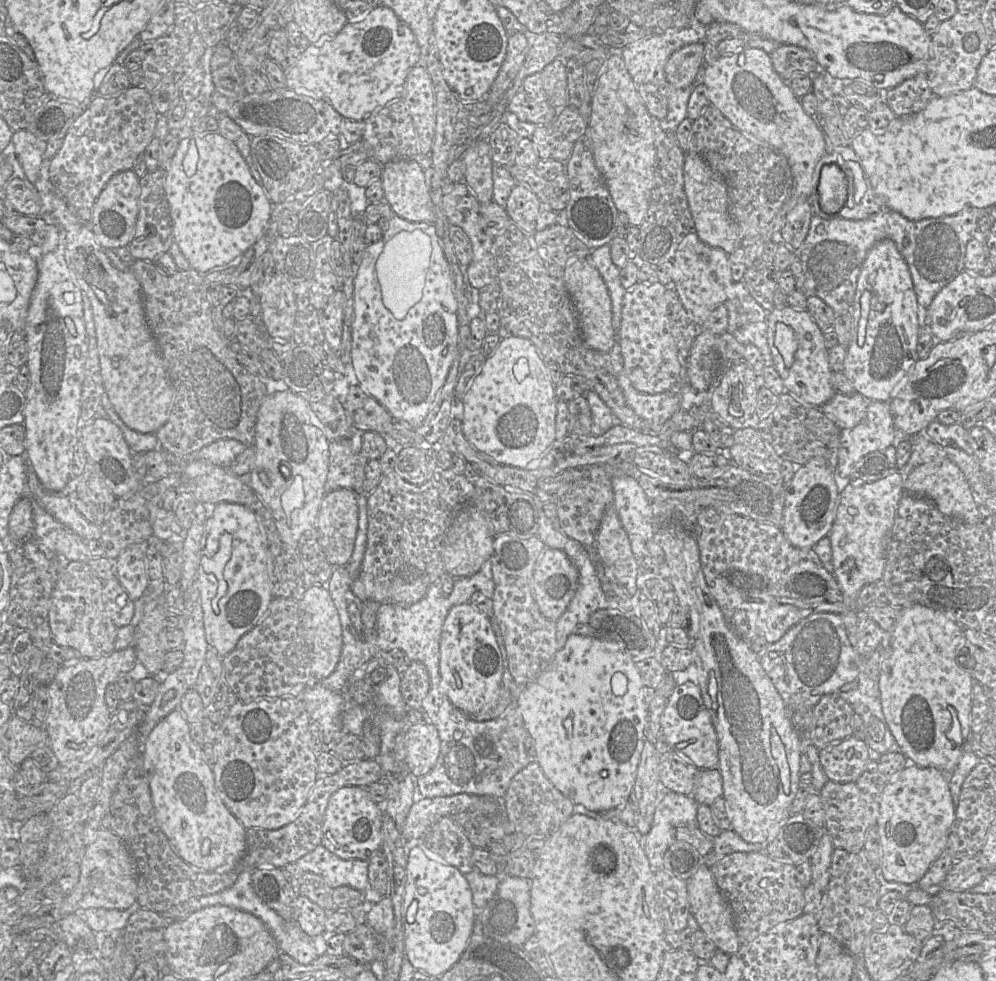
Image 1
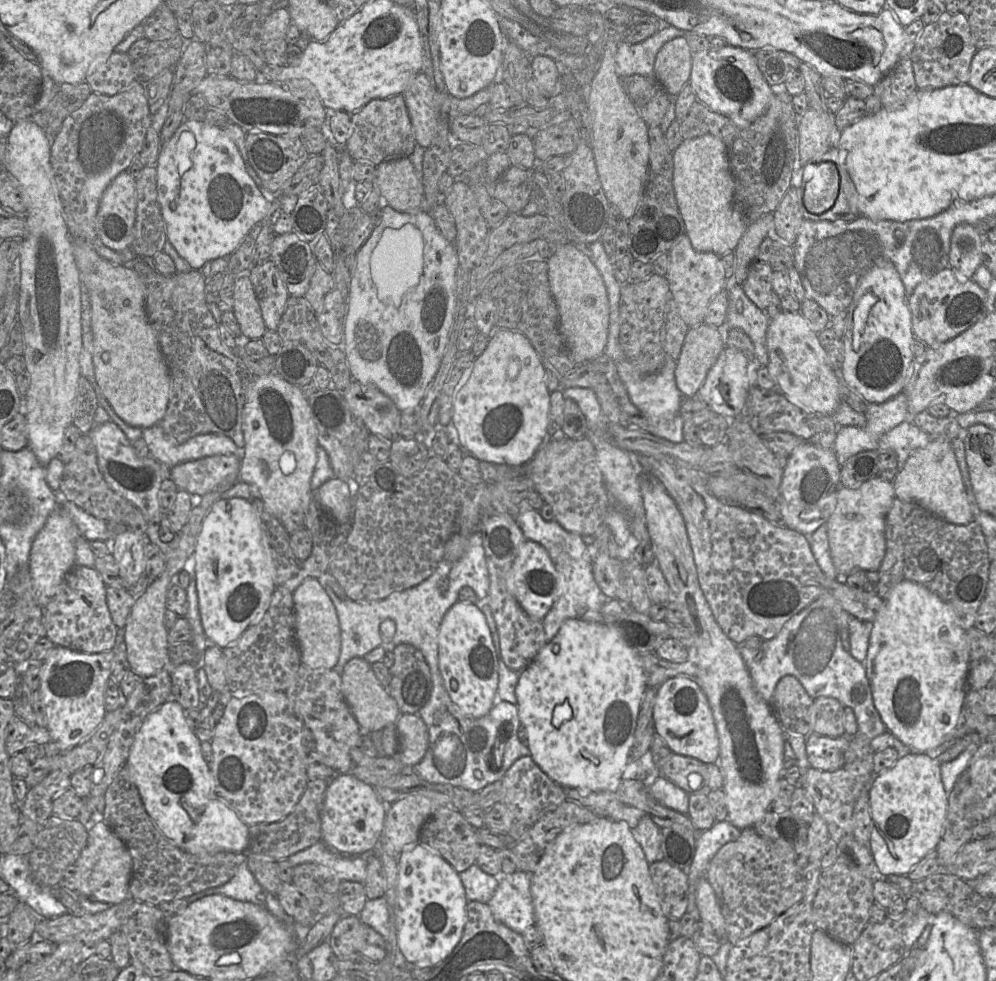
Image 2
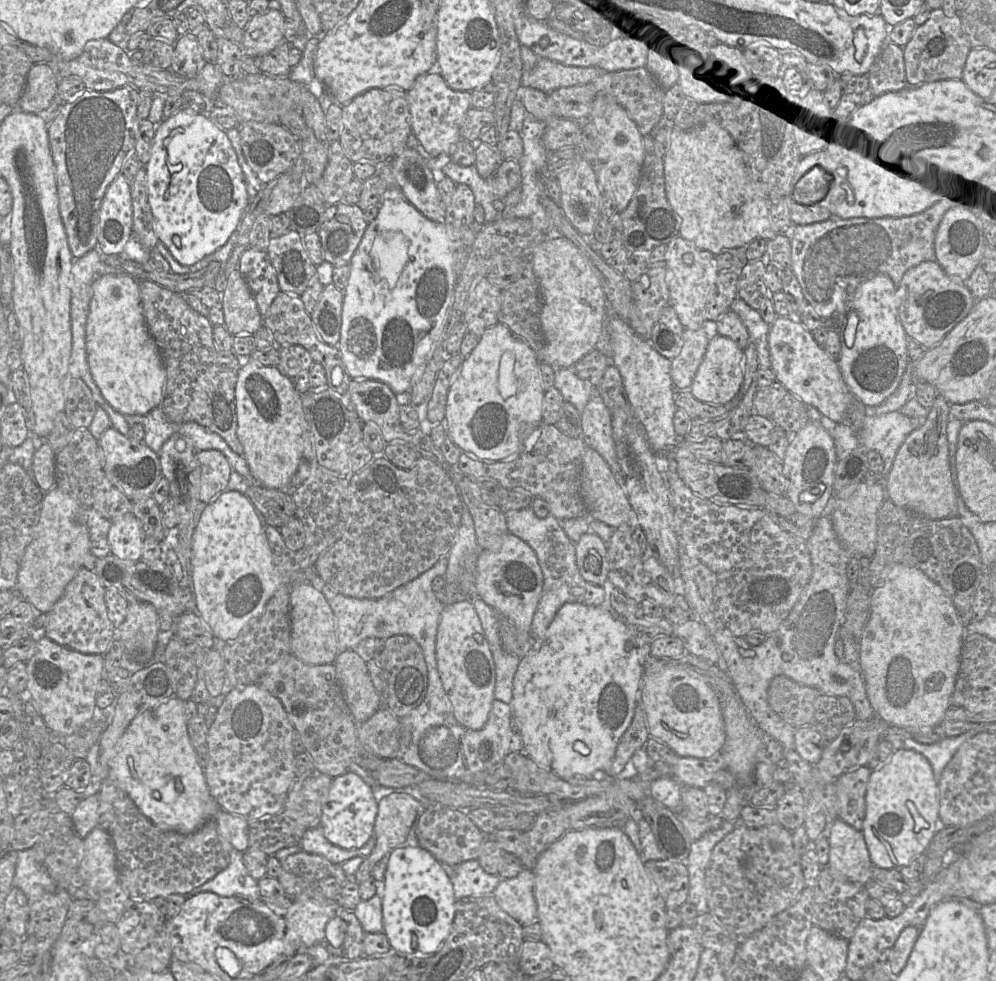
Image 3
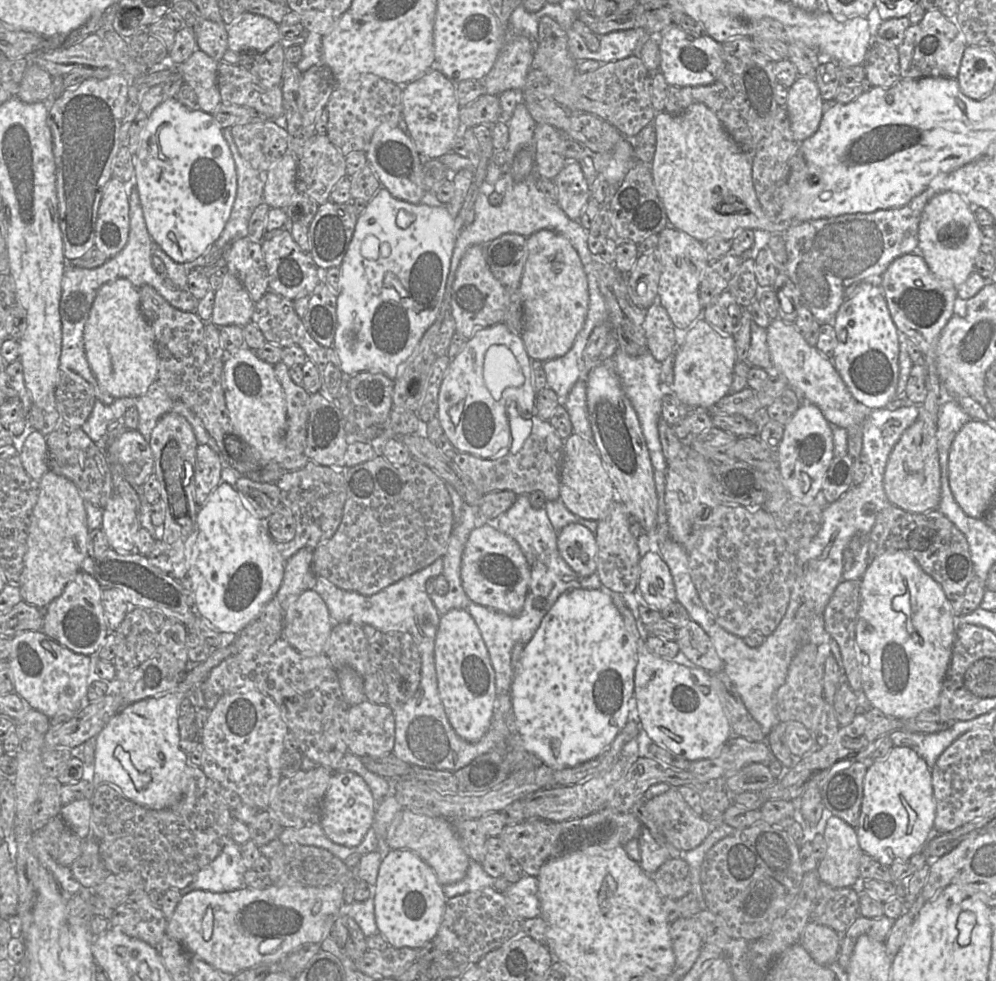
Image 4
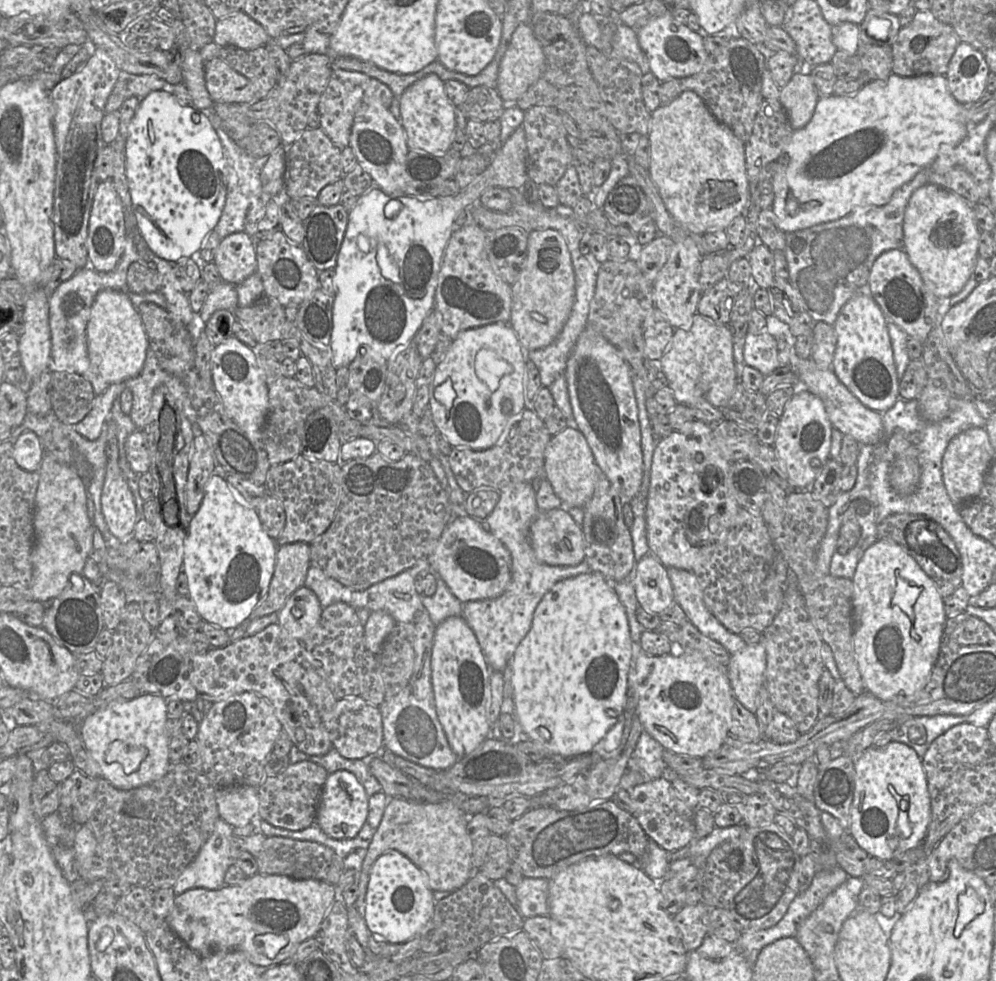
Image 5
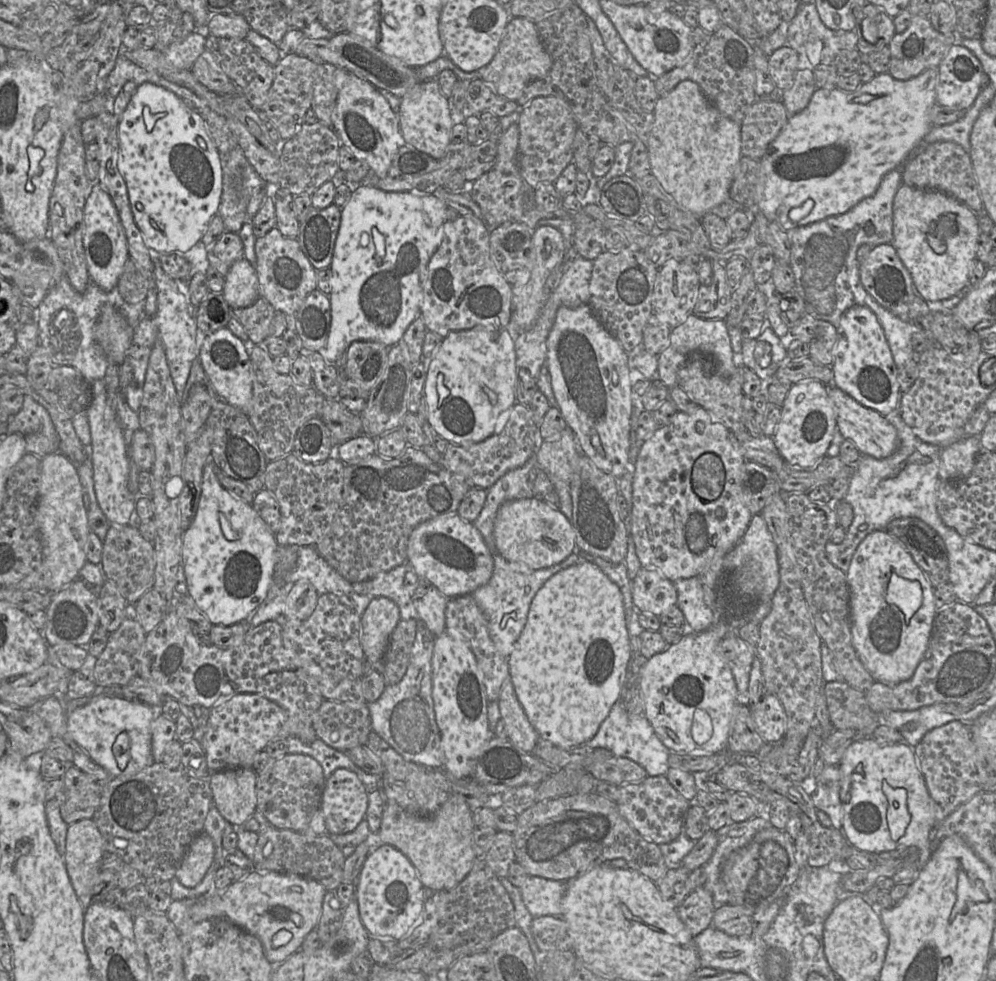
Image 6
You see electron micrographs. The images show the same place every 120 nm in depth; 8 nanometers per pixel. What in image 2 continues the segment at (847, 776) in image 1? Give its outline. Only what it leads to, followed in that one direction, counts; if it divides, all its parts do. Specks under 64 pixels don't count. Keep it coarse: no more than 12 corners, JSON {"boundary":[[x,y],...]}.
{"boundary":[[806,736],[812,768],[833,772],[845,765],[849,737]]}

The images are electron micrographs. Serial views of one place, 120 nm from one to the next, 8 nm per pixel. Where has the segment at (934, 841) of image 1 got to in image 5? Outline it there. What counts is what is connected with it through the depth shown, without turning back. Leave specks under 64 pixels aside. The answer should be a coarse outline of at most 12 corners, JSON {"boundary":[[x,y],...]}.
{"boundary":[[891,741],[855,759],[847,832],[889,861],[923,842],[922,759]]}

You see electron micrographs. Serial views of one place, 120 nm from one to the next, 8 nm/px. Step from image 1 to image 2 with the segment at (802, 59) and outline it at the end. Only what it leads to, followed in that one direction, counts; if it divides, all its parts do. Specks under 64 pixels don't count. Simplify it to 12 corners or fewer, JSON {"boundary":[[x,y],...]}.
{"boundary":[[771,46],[753,51],[770,86],[783,84],[801,60]]}

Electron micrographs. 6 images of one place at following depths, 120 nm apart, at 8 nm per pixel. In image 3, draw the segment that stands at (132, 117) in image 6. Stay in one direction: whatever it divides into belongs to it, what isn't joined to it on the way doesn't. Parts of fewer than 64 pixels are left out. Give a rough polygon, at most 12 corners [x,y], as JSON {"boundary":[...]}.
{"boundary":[[184,109],[147,171],[182,265],[225,245],[250,204],[226,131]]}

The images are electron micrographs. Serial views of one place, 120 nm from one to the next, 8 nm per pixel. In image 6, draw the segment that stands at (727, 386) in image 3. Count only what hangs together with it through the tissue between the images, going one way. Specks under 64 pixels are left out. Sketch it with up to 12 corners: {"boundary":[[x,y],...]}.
{"boundary":[[691,314],[658,355],[658,379],[678,386],[694,353],[710,356],[724,377],[737,368],[725,320]]}

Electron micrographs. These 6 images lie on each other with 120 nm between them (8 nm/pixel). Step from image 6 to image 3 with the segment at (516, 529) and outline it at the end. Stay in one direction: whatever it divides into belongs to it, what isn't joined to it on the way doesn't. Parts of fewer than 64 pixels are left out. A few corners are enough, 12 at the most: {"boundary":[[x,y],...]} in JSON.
{"boundary":[[587,532],[575,543],[576,564],[589,583],[608,580],[607,544]]}

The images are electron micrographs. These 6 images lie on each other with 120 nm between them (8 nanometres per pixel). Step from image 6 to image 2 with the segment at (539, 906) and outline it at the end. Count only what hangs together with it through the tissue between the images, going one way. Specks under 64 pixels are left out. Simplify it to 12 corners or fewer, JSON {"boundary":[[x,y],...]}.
{"boundary":[[532,874],[500,876],[487,903],[519,934],[535,924]]}

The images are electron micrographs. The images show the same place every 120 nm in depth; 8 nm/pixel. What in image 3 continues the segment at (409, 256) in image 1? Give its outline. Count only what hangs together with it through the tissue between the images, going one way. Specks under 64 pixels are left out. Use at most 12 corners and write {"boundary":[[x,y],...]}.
{"boundary":[[401,232],[378,235],[370,256],[393,288],[408,261]]}

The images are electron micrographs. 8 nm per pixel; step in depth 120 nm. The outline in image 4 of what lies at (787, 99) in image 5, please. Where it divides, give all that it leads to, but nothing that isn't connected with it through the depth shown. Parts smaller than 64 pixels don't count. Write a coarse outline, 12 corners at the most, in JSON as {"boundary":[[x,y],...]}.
{"boundary":[[799,75],[786,111],[798,143],[819,128],[824,100],[815,80]]}

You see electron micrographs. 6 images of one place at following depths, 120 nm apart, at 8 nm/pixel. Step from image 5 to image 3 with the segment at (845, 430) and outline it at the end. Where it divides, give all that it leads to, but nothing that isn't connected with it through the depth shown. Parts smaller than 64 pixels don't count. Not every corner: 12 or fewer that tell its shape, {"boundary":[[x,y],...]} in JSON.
{"boundary":[[800,321],[769,328],[776,380],[842,422],[854,396]]}

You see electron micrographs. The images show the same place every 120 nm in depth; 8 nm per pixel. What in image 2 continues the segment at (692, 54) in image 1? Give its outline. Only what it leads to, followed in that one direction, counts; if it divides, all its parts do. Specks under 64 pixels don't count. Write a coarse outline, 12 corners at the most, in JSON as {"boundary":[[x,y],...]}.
{"boundary":[[684,36],[658,51],[654,78],[672,98],[689,83]]}

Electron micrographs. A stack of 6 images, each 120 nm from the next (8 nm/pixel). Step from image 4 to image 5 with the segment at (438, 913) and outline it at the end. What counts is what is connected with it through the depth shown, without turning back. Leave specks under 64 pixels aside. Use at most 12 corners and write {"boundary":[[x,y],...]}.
{"boundary":[[416,864],[371,867],[365,922],[389,944],[423,934],[436,905]]}

